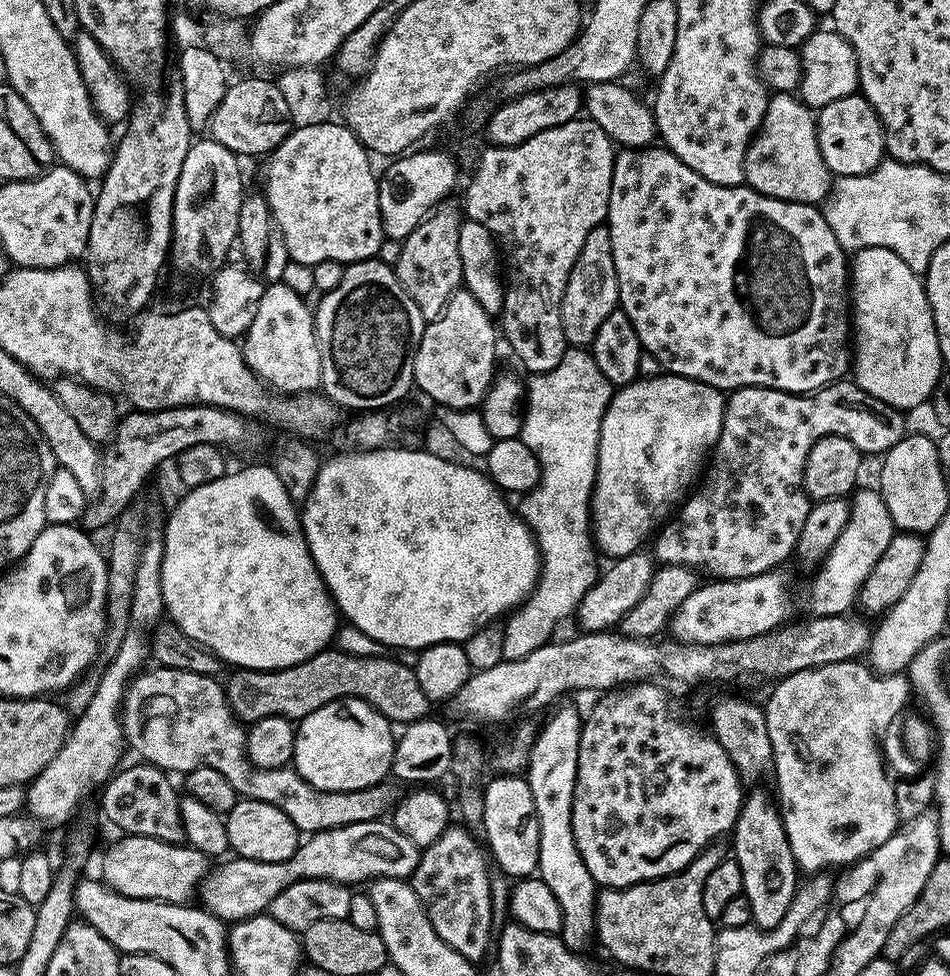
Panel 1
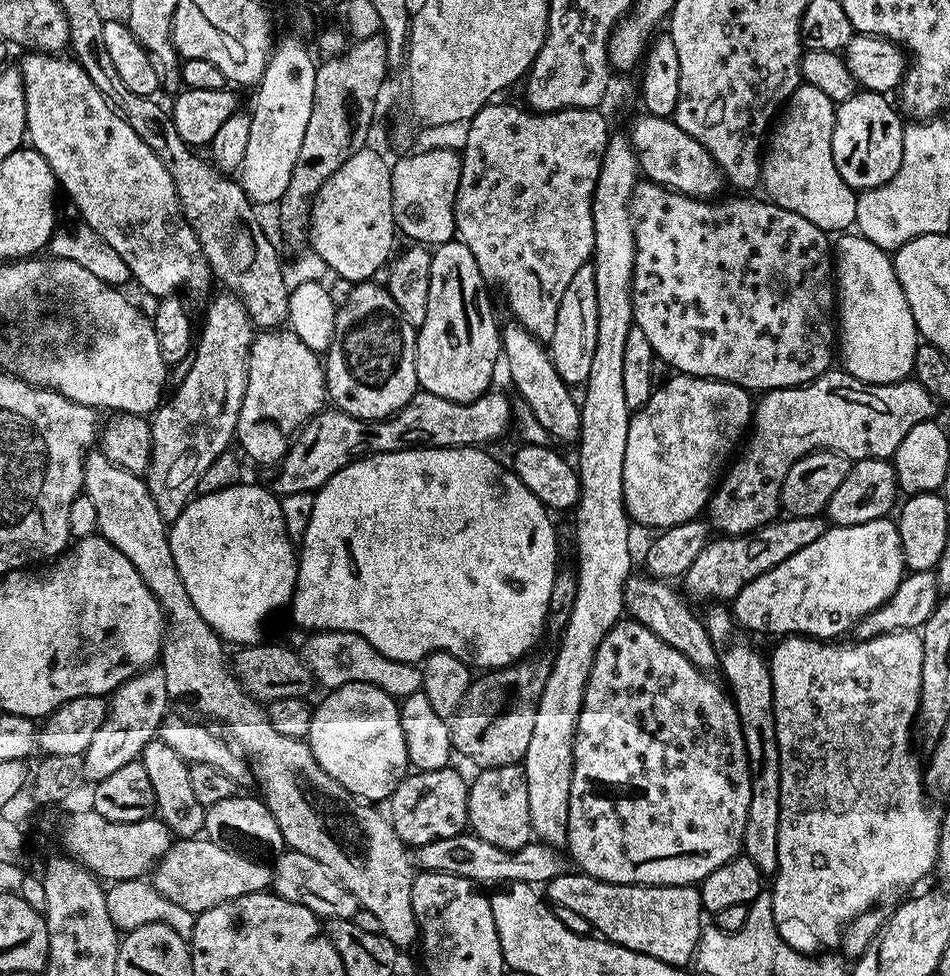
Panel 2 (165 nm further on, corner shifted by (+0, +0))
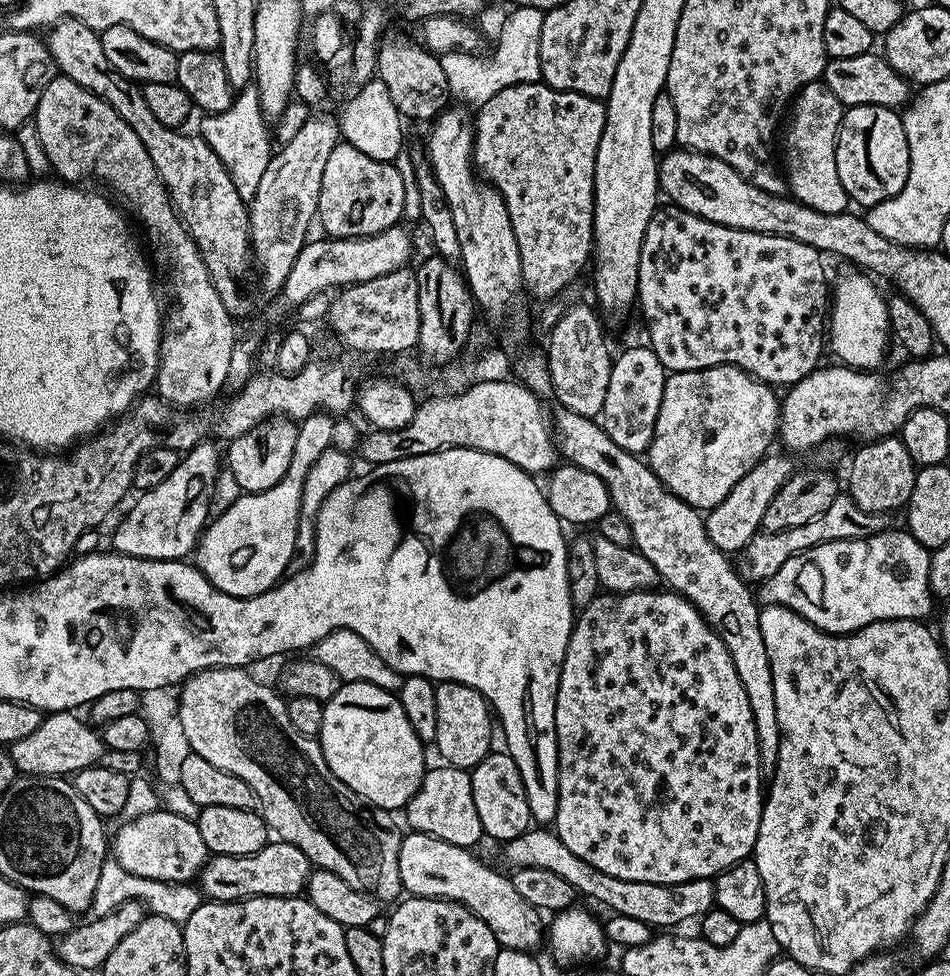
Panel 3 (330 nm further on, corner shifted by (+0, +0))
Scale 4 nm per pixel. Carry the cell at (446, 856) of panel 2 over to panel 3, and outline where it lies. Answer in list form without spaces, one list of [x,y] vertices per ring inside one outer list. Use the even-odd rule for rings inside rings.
[[[544,826],[529,827],[518,838],[503,845],[504,860],[512,864],[513,869],[526,866],[538,866],[538,870],[551,870],[570,882],[570,886],[581,897],[589,896],[596,904],[609,908],[609,913],[638,918],[654,930],[672,930],[675,924],[684,924],[687,920],[695,921],[713,907],[716,898],[716,886],[711,879],[687,880],[681,884],[655,884],[654,882],[630,882],[626,878],[614,878],[602,870],[594,870],[590,862],[578,858],[574,850],[566,847],[566,842],[556,836],[555,831]]]

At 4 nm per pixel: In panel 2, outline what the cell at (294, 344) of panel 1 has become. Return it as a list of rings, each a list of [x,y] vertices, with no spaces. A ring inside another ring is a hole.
[[[281,326],[275,330],[260,330],[252,337],[252,349],[250,350],[250,358],[248,359],[248,377],[246,378],[246,394],[242,398],[242,410],[238,418],[238,426],[236,427],[236,434],[234,437],[235,443],[240,443],[239,451],[245,457],[249,456],[256,464],[264,464],[263,466],[271,466],[277,464],[288,452],[288,446],[292,443],[297,432],[321,411],[326,404],[326,381],[324,378],[324,365],[321,357],[314,351],[310,350],[310,346],[306,346],[306,342],[302,342],[302,338],[298,338],[298,334],[294,334],[291,327]]]

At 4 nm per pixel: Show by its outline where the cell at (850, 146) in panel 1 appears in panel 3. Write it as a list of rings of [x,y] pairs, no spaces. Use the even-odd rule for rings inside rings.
[[[854,106],[847,109],[836,139],[836,161],[838,162],[838,178],[842,178],[842,186],[853,205],[861,204],[861,209],[867,210],[894,198],[894,194],[898,194],[898,190],[906,186],[910,166],[910,150],[901,113],[897,109],[882,106]]]

